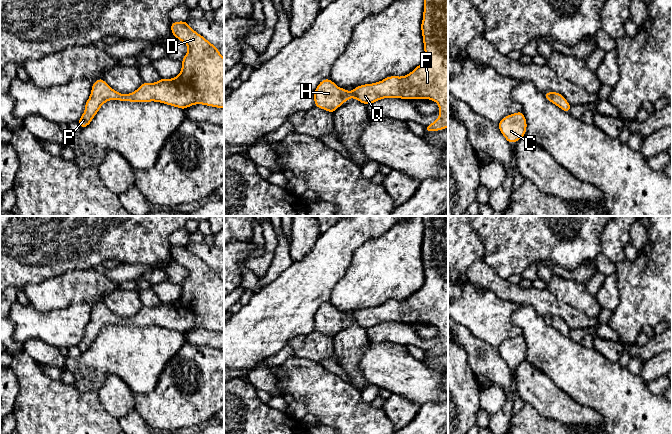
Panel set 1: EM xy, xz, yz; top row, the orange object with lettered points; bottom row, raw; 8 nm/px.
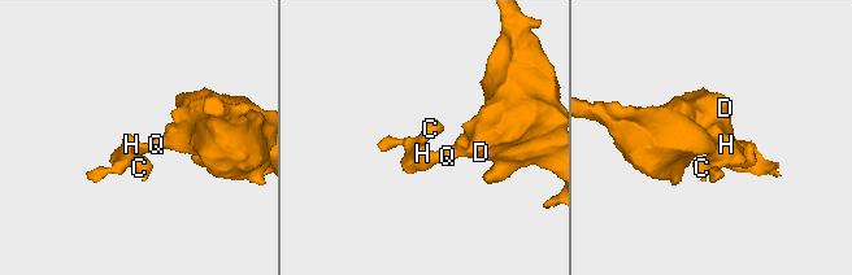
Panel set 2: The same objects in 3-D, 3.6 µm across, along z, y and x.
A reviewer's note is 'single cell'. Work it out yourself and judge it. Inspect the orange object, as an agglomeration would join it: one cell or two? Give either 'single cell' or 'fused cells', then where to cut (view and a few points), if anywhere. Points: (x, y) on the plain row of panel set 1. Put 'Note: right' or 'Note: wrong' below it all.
single cell | no cut
Note: right

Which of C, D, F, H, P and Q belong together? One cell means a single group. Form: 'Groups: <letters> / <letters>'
Groups: C D F H P Q

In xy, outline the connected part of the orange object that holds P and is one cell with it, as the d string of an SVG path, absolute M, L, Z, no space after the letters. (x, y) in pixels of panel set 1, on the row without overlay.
M185 245L172 246L171 256L175 262L188 270L188 275L182 283L182 293L177 301L162 303L155 307L143 306L130 318L121 318L112 313L102 302L93 306L91 318L85 328L85 335L78 345L81 353L87 351L100 331L109 324L129 326L161 326L163 328L186 333L195 328L224 333L224 282L215 269L195 256Z

